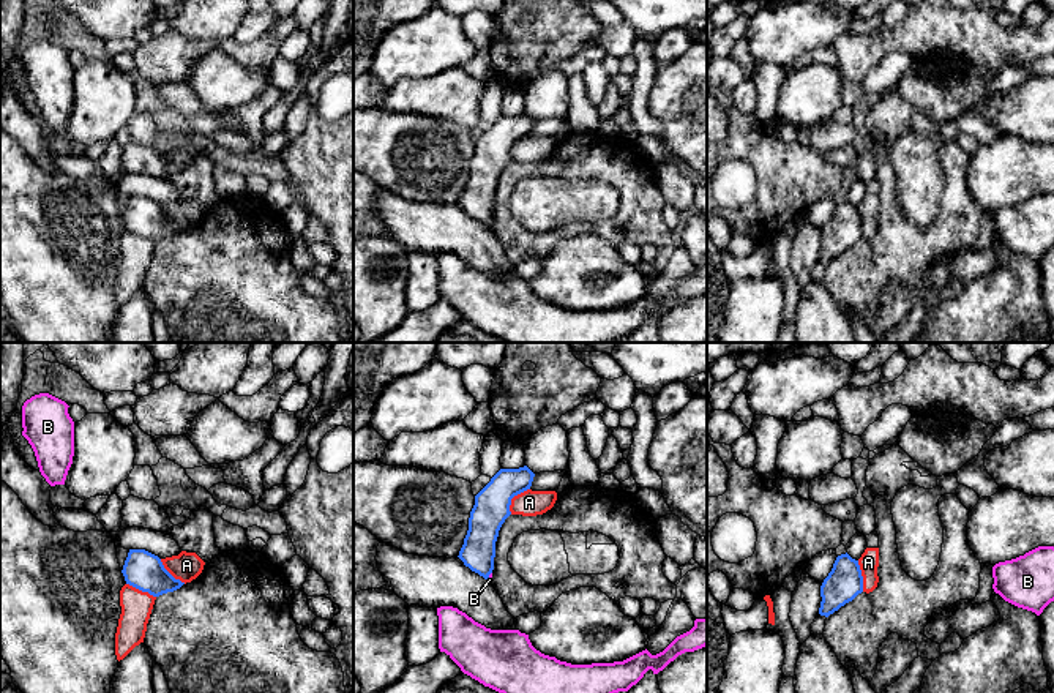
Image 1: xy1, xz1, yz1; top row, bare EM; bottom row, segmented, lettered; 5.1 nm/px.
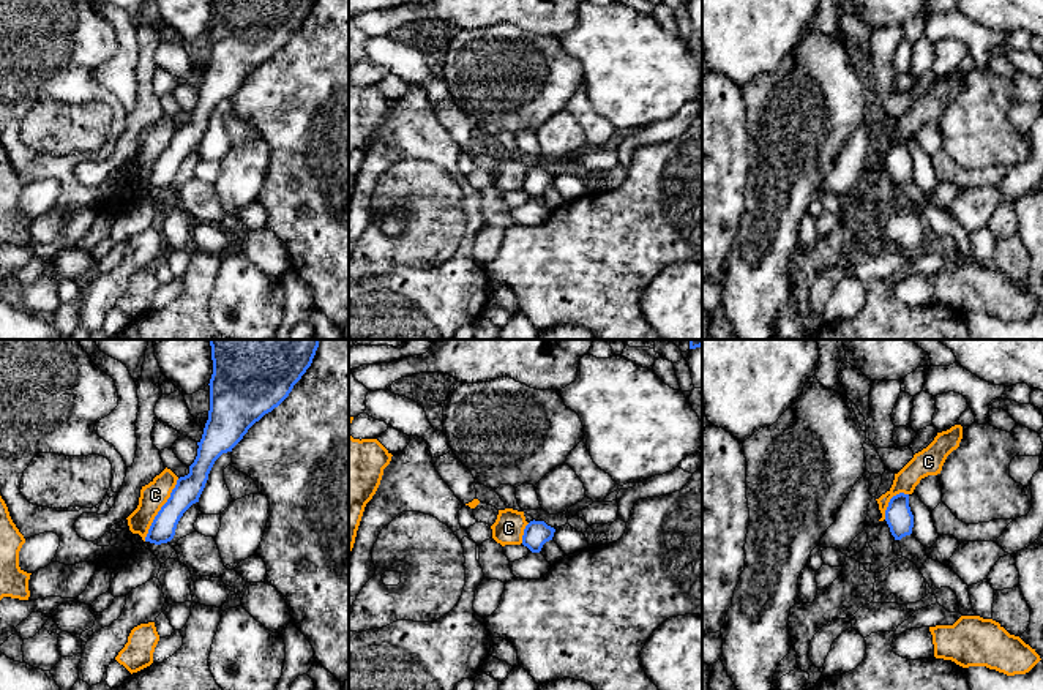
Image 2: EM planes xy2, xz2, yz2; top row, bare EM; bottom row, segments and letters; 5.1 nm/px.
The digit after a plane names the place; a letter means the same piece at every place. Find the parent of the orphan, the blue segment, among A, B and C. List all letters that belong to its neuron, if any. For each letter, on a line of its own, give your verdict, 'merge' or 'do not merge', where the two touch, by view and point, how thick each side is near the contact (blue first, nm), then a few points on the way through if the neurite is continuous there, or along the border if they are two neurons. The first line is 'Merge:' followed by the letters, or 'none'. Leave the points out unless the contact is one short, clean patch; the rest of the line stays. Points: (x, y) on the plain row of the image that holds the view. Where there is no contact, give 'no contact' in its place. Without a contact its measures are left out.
Merge: B
A: do not merge; contact xz1 (513, 142); calibres 180 and 130 nm
B: merge; contact xz1 (488, 223); calibres 170 and 20 nm; way xz1 (478, 196), (478, 204), (488, 223), (489, 226)
C: do not merge; contact xy2 (160, 157); calibres 140 and 140 nm; border xy2 (179, 125), (144, 187)

